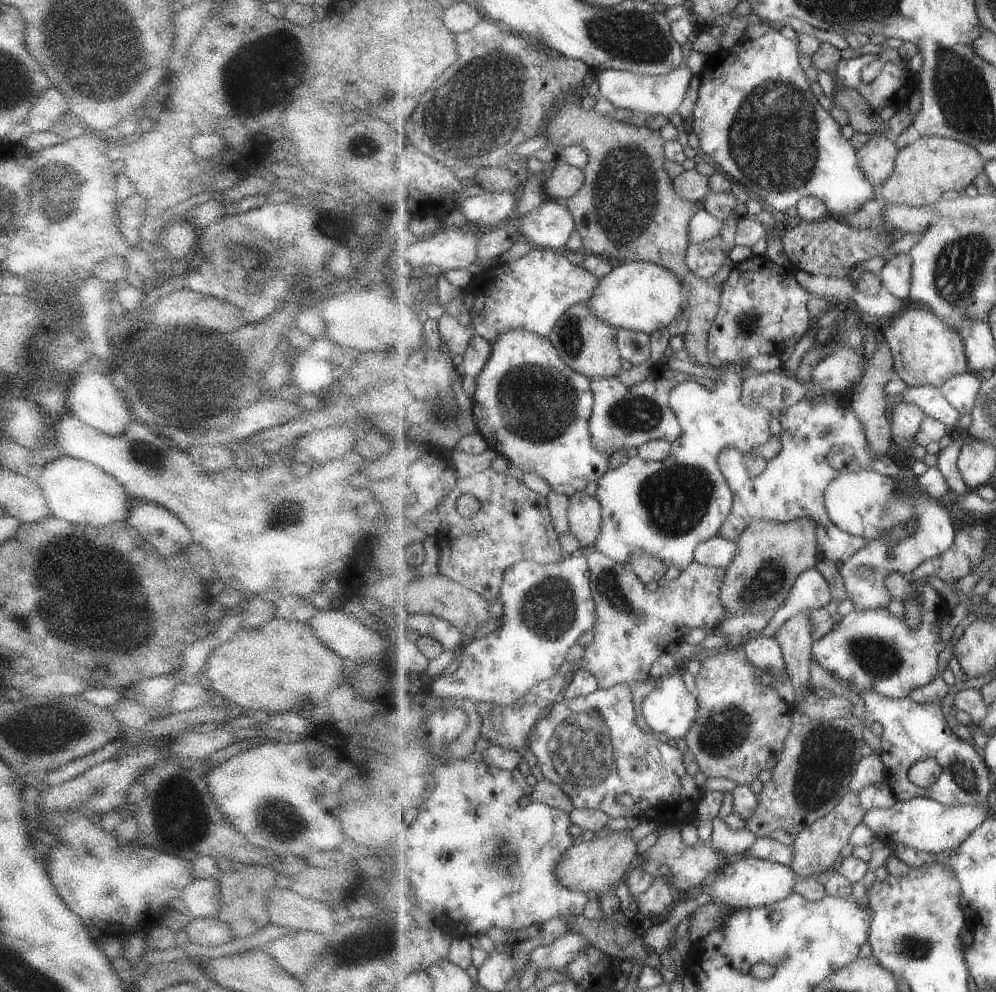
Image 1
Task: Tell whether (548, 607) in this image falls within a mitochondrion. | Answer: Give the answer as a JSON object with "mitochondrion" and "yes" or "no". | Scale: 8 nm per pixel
{"mitochondrion":"yes"}

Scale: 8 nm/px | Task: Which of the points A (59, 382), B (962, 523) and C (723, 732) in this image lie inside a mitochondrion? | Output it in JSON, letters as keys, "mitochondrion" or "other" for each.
{"A":"mitochondrion","B":"other","C":"mitochondrion"}

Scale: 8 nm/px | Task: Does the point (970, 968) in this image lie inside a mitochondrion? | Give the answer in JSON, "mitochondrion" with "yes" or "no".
{"mitochondrion":"no"}

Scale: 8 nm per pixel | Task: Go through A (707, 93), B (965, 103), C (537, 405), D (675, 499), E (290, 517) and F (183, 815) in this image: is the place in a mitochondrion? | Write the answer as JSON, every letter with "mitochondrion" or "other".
{"A":"other","B":"mitochondrion","C":"mitochondrion","D":"mitochondrion","E":"mitochondrion","F":"mitochondrion"}

